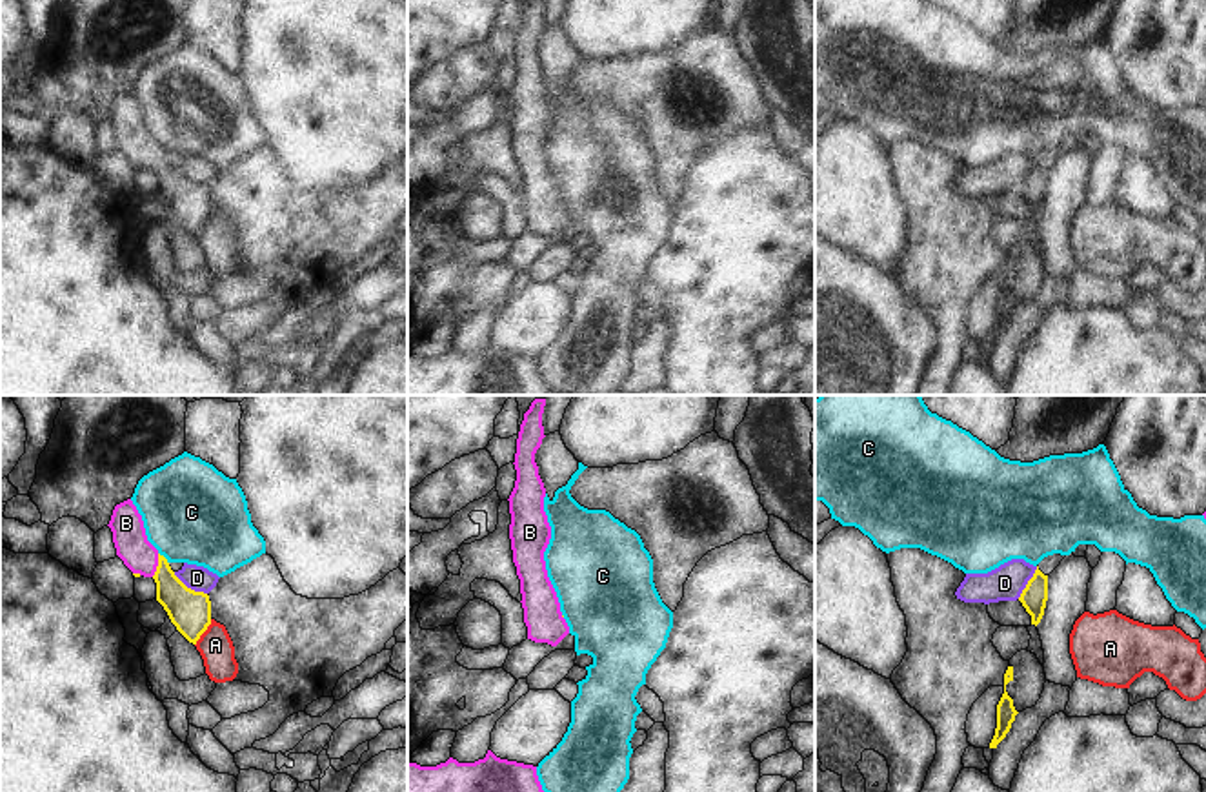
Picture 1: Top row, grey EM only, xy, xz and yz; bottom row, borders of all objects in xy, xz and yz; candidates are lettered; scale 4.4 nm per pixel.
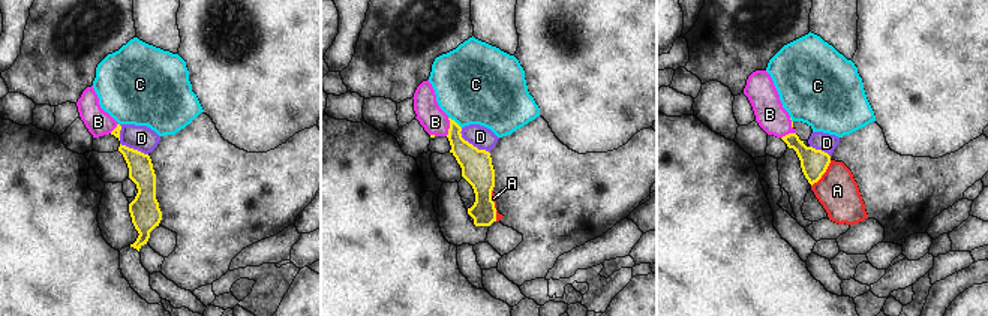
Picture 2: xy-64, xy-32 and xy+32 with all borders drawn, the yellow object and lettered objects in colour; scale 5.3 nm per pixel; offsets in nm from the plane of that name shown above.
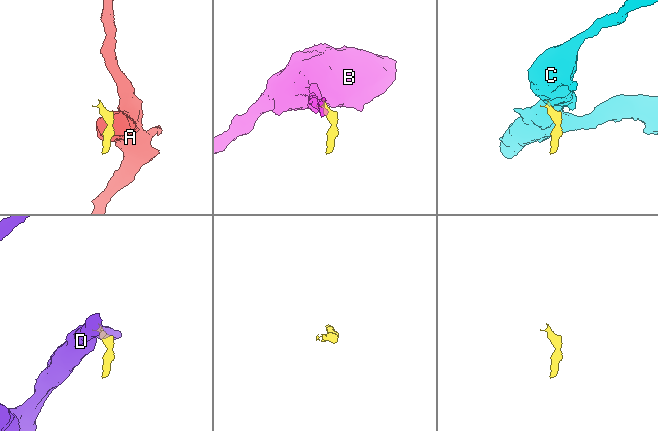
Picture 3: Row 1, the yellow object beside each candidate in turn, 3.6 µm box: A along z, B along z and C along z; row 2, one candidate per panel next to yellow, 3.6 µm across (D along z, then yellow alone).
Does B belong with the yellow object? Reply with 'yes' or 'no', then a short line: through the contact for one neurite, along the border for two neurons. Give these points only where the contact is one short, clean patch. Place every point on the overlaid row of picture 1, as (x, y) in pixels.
yes | xy (190, 610), (170, 590), (159, 565), (130, 538), (126, 523)

